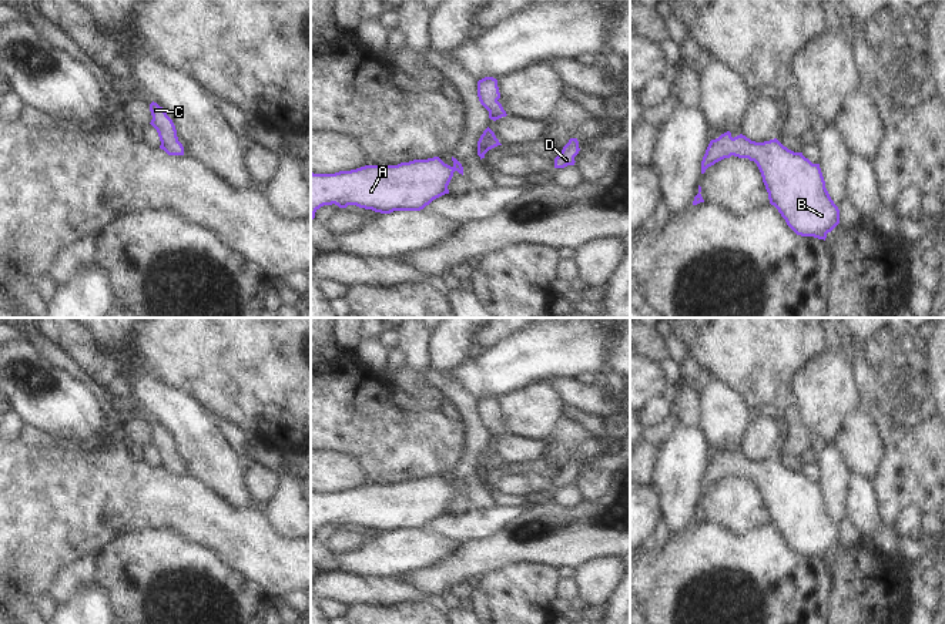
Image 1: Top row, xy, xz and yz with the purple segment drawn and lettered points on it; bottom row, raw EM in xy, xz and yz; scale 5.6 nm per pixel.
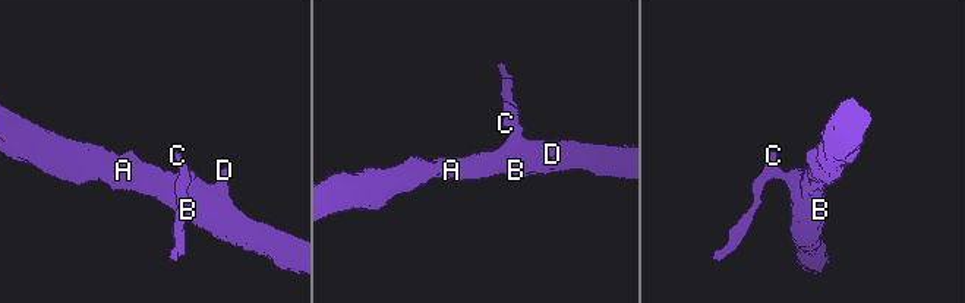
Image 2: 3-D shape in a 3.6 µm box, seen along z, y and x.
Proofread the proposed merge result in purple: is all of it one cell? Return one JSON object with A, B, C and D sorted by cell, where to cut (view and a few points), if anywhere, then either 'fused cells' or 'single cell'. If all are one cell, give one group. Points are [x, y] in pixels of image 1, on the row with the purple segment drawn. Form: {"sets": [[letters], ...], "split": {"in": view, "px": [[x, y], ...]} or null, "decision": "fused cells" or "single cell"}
{"sets": [["A", "B", "C", "D"]], "split": null, "decision": "single cell"}

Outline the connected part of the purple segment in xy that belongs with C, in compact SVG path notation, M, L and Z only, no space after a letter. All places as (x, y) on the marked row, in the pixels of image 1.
M157 103L150 104L150 111L153 115L151 125L157 130L161 145L168 155L184 155L184 147L178 141L177 130L172 120Z

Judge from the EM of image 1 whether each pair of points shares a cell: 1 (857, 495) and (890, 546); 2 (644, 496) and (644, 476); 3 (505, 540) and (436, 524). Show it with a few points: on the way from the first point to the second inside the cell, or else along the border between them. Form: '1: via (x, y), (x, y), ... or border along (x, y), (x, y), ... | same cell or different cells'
1: via (861, 507), (867, 520), (880, 533) | same cell
2: border along (644, 483), (652, 485) | different cells
3: border along (515, 517), (483, 537), (459, 543) | different cells

